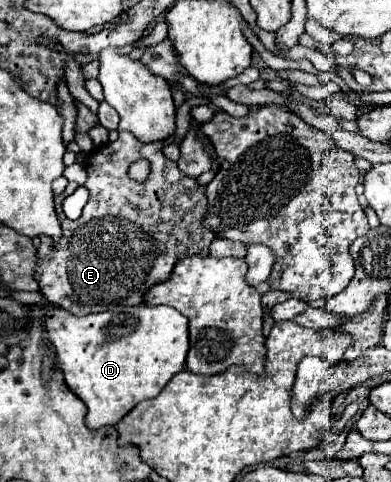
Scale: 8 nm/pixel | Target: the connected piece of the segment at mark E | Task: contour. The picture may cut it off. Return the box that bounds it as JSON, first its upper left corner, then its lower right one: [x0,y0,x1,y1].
[35,132,215,316]

